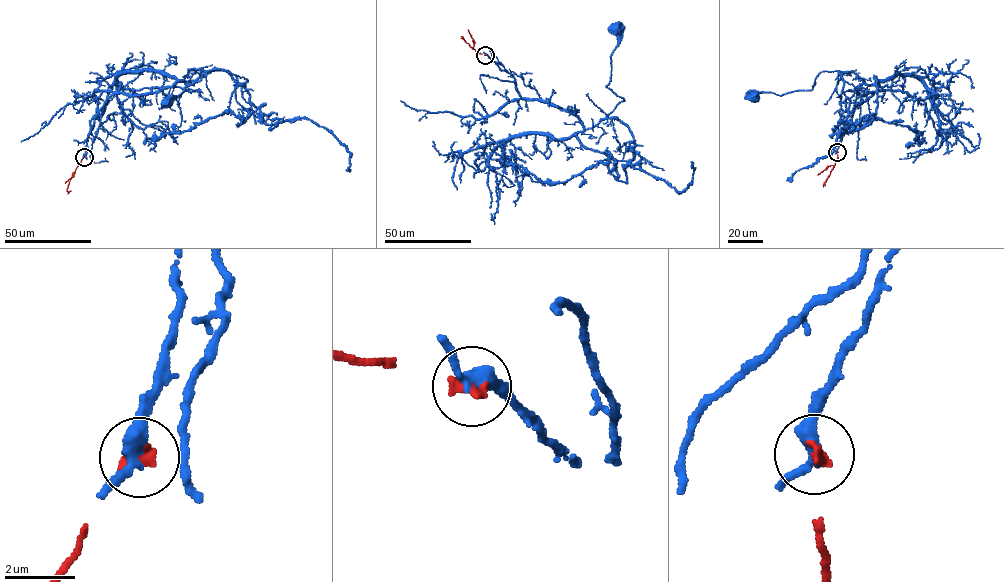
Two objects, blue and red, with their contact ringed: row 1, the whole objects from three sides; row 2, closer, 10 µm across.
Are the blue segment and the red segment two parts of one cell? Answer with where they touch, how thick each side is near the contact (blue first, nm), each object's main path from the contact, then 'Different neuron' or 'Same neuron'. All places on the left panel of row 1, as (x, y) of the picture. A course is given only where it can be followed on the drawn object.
Place: (84, 157). Thickness 360 nm (blue) against 280 nm. Course of blue: (83, 157), (94, 119), (113, 94), (153, 93), (171, 87), (189, 69), (201, 71), (201, 79), (165, 102). Course of red: (83, 157), (70, 179), (67, 189), (70, 190). Different neuron

